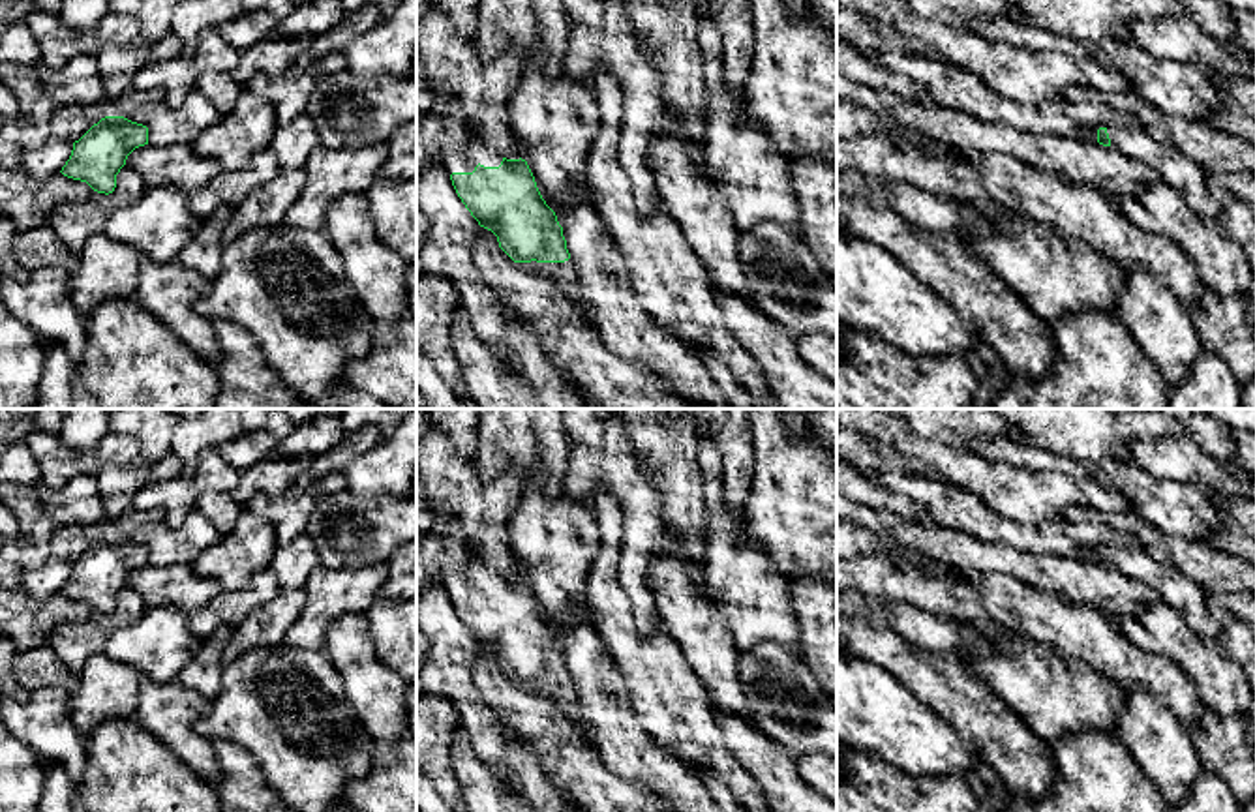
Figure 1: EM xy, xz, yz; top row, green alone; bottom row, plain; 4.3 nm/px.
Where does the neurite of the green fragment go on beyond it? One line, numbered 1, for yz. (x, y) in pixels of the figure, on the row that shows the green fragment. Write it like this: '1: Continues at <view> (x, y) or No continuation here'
1: Continues at yz (1201, 194)

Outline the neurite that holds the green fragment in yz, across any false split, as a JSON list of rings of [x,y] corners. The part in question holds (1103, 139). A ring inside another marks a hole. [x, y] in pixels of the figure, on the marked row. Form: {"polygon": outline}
{"polygon": [[[1141,126],[1099,128],[1097,143],[1114,146],[1129,158],[1152,167],[1163,184],[1180,195],[1184,204],[1206,223],[1214,223],[1234,201],[1216,178],[1171,144],[1163,144],[1148,135]]]}

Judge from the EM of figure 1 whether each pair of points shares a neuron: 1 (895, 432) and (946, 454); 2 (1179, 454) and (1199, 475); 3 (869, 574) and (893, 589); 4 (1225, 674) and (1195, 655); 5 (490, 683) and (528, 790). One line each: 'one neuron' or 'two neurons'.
1: one neuron
2: one neuron
3: one neuron
4: one neuron
5: two neurons

